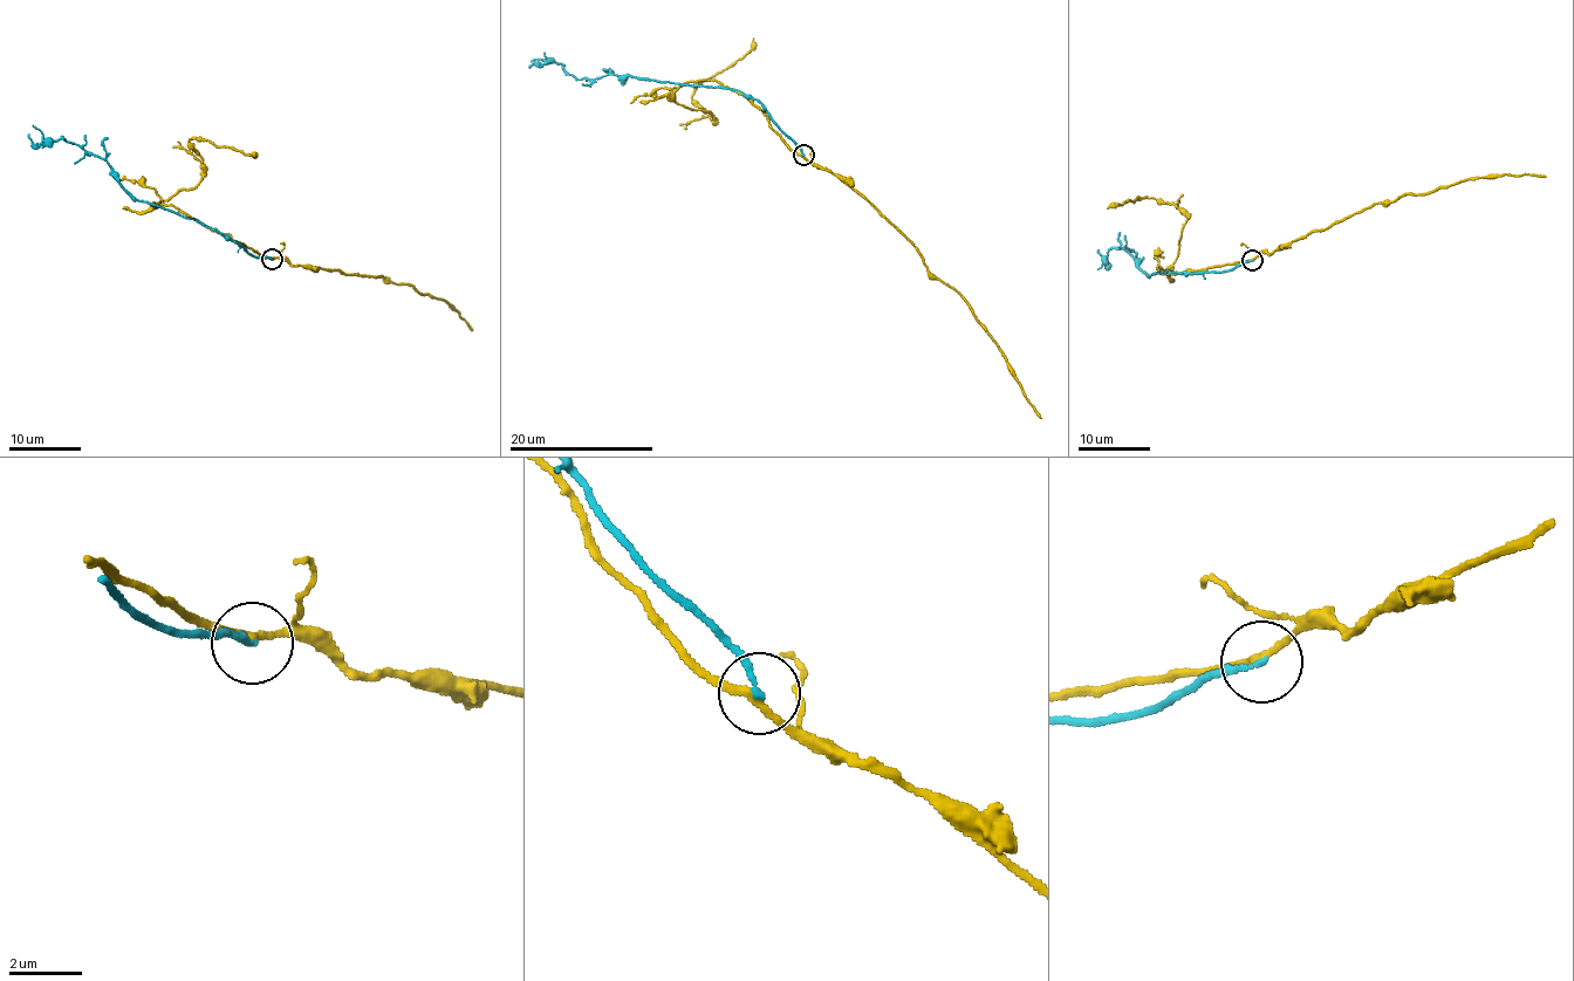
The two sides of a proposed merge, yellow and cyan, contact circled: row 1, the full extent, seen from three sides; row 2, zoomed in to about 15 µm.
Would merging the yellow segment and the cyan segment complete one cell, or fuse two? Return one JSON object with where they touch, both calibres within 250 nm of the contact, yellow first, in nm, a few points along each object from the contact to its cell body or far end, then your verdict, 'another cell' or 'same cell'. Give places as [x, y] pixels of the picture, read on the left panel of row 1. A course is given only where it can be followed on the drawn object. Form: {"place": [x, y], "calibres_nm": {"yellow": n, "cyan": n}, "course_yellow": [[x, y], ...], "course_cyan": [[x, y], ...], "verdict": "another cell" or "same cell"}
{"place": [272, 259], "calibres_nm": {"yellow": 190, "cyan": 160}, "course_yellow": [[271, 260], [382, 276], [413, 287], [421, 295], [445, 301], [472, 331]], "course_cyan": [[273, 260], [250, 253], [216, 228], [134, 200], [105, 160], [63, 137], [34, 144], [29, 134]], "verdict": "another cell"}

